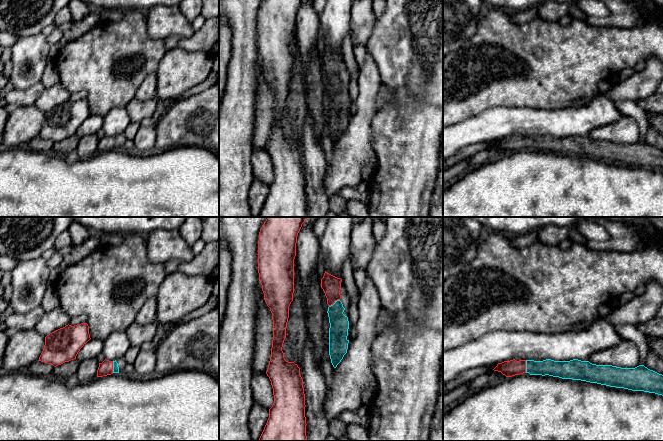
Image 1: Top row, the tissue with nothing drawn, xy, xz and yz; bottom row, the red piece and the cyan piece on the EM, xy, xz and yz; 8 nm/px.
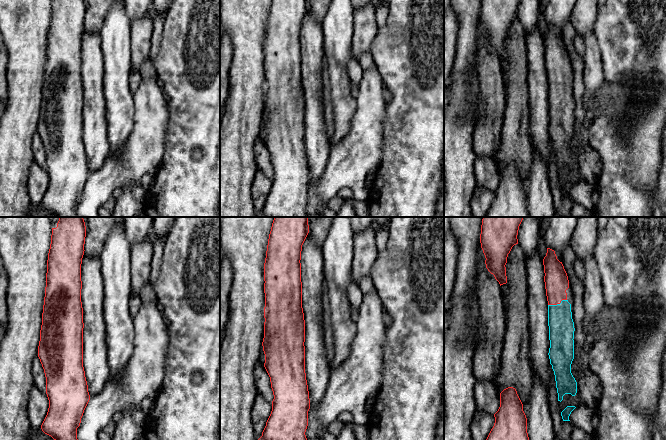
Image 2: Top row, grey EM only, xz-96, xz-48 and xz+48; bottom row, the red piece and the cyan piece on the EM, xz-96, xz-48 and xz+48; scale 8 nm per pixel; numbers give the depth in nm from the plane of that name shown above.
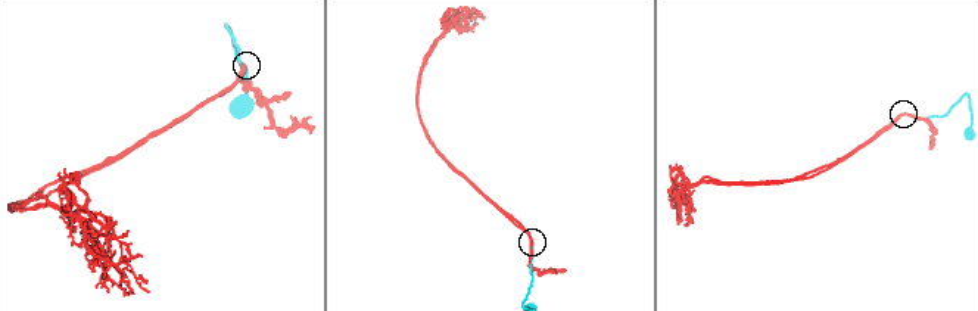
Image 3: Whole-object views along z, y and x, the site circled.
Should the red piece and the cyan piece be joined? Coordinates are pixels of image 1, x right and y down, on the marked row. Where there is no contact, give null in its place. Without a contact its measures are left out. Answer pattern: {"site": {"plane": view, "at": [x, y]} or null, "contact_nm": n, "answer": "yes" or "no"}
{"site": {"plane": "yz", "at": [525, 366]}, "contact_nm": 100, "answer": "yes"}

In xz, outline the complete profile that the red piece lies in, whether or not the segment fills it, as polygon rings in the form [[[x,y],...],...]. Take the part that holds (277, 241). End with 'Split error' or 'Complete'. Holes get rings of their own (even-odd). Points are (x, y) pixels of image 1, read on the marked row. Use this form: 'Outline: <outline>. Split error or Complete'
Outline: [[[267,217],[259,232],[259,281],[273,320],[271,357],[266,374],[273,388],[274,403],[269,409],[269,418],[258,441],[307,441],[305,394],[300,368],[294,362],[286,361],[282,351],[289,306],[293,301],[297,236],[305,220],[306,217]]]. Complete

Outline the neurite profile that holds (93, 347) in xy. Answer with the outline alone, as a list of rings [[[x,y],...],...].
[[[90,339],[84,346],[80,349],[76,356],[76,360],[82,362],[87,359],[97,358],[97,356],[102,353],[103,341],[100,339]]]

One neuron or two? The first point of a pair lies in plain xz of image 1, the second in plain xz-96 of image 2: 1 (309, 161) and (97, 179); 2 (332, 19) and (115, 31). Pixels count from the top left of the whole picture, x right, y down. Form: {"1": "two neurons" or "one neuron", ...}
{"1": "two neurons", "2": "one neuron"}

